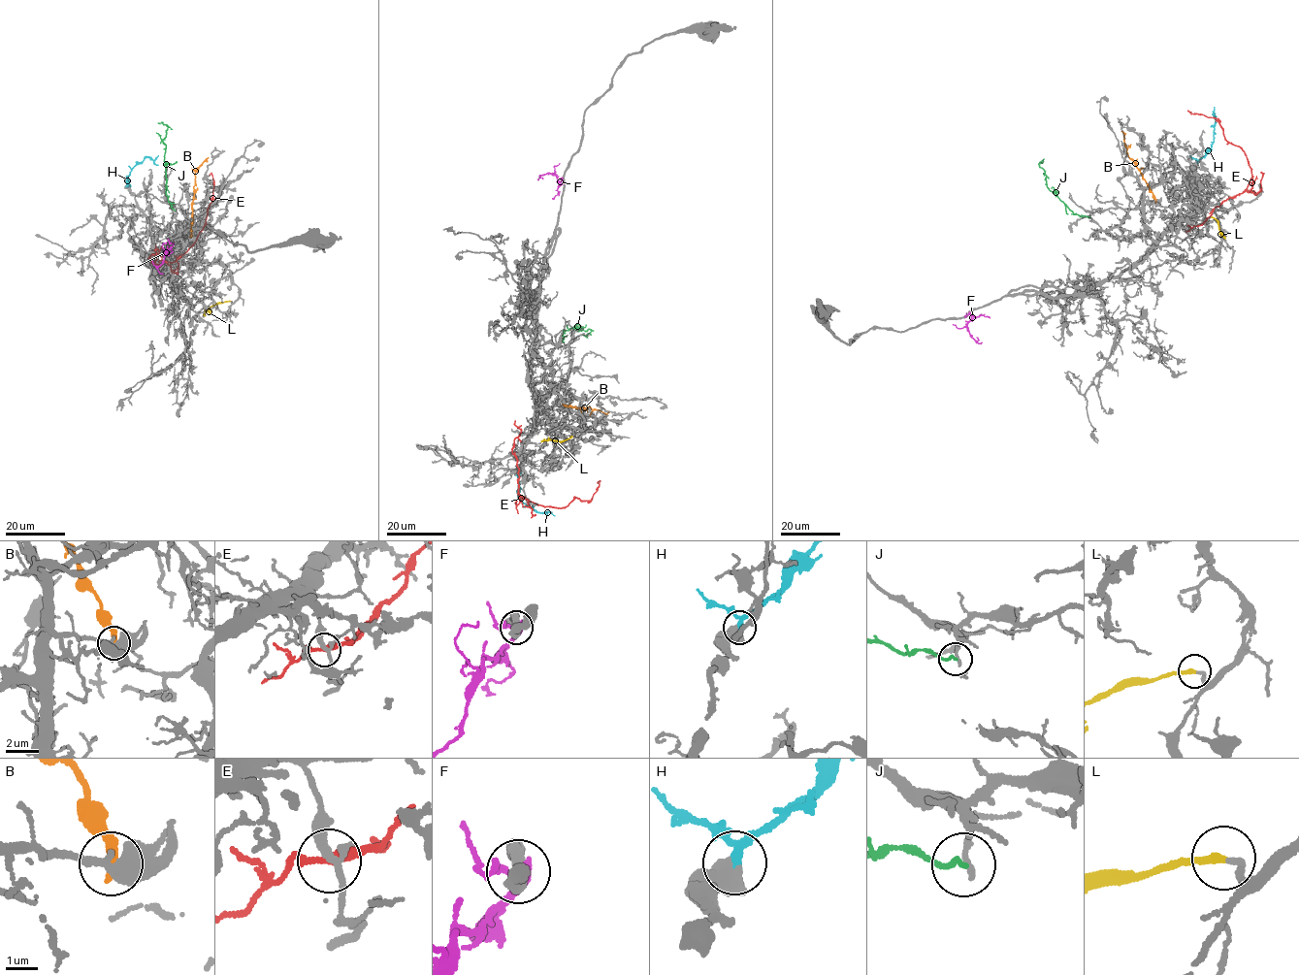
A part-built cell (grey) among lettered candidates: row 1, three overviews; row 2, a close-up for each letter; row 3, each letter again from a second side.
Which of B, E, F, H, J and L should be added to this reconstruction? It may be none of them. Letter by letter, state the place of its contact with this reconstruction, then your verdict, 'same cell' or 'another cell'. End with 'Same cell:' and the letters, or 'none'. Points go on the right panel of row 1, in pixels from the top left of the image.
B: contact (1155, 201); another cell
E: contact (1197, 226); another cell
F: contact (969, 313); another cell
H: contact (1197, 162); same cell
J: contact (1089, 217); another cell
L: contact (1211, 217); same cell
Same cell: H, L

